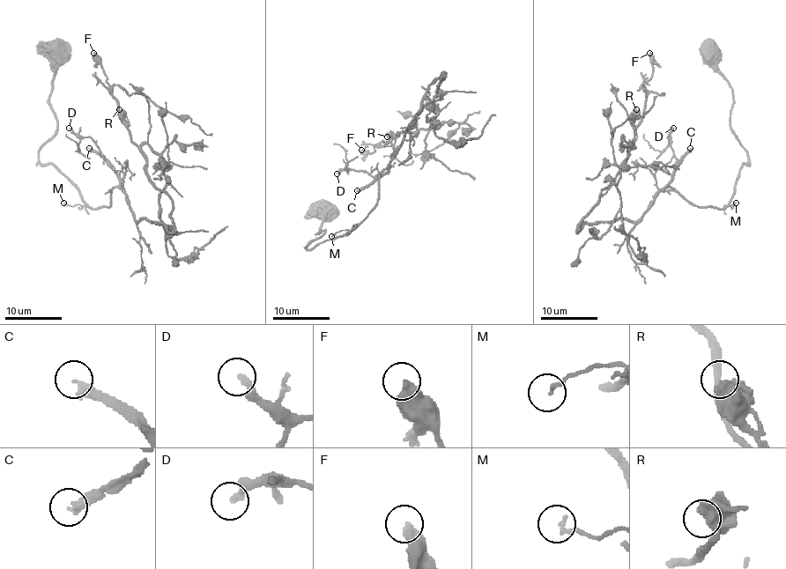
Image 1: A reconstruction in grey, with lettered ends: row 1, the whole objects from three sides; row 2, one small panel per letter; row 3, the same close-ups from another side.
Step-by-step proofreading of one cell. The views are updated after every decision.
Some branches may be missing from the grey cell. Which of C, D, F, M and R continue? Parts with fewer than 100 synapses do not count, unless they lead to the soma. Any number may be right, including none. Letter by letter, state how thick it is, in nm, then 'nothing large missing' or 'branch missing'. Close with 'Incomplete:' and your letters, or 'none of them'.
C: 340 nm | branch missing
D: 260 nm | nothing large missing
F: 480 nm | nothing large missing
M: 160 nm | nothing large missing
R: 750 nm | nothing large missing
Incomplete: C

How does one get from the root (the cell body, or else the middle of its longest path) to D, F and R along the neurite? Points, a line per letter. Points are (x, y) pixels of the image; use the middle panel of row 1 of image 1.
D: (325, 211), (317, 233), (324, 233), (307, 248), (358, 225), (376, 203), (387, 169), (337, 173)
F: (325, 211), (324, 233), (307, 248), (368, 215), (378, 175), (441, 78), (441, 97), (411, 128), (361, 150)
R: (325, 211), (324, 233), (307, 248), (368, 215), (378, 175), (441, 78), (441, 97), (387, 136)

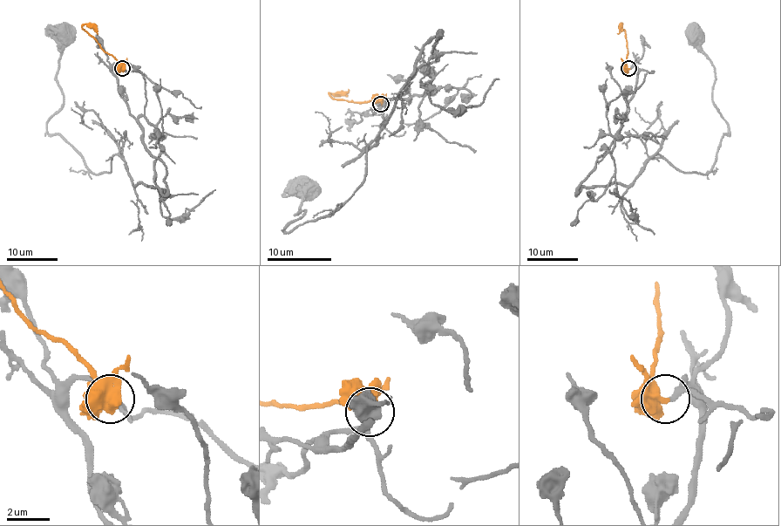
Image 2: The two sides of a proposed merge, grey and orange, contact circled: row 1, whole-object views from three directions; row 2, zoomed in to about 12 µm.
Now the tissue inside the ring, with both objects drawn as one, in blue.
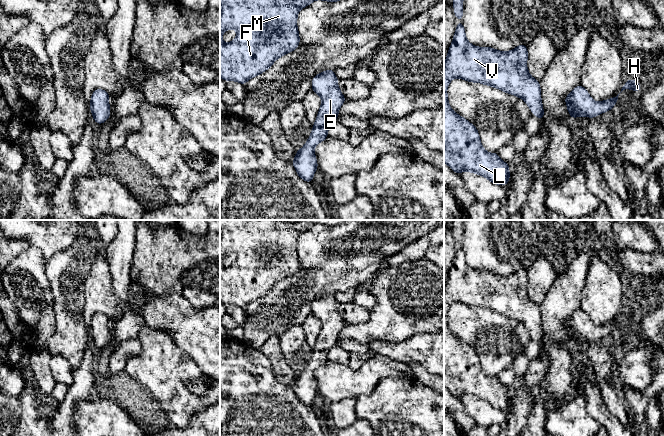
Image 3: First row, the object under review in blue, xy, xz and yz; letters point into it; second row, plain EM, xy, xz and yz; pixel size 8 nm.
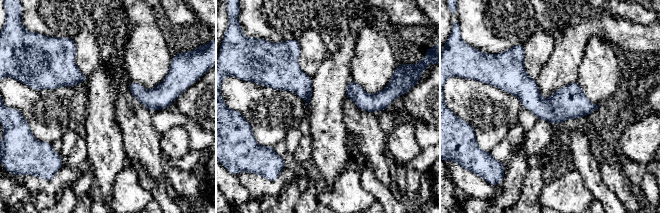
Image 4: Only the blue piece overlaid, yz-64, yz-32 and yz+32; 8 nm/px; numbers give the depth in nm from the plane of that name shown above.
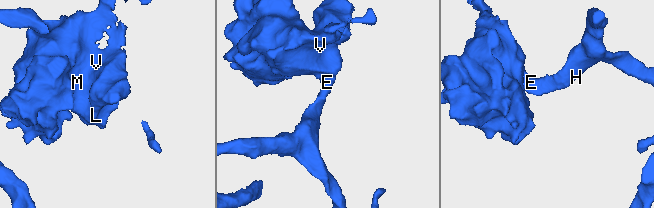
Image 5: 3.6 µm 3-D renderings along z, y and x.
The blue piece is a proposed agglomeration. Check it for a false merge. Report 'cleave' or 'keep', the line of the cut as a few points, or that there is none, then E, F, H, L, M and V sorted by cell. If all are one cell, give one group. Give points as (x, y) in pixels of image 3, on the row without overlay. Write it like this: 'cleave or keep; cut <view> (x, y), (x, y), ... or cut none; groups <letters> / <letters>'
keep; cut none; groups E F H L M V

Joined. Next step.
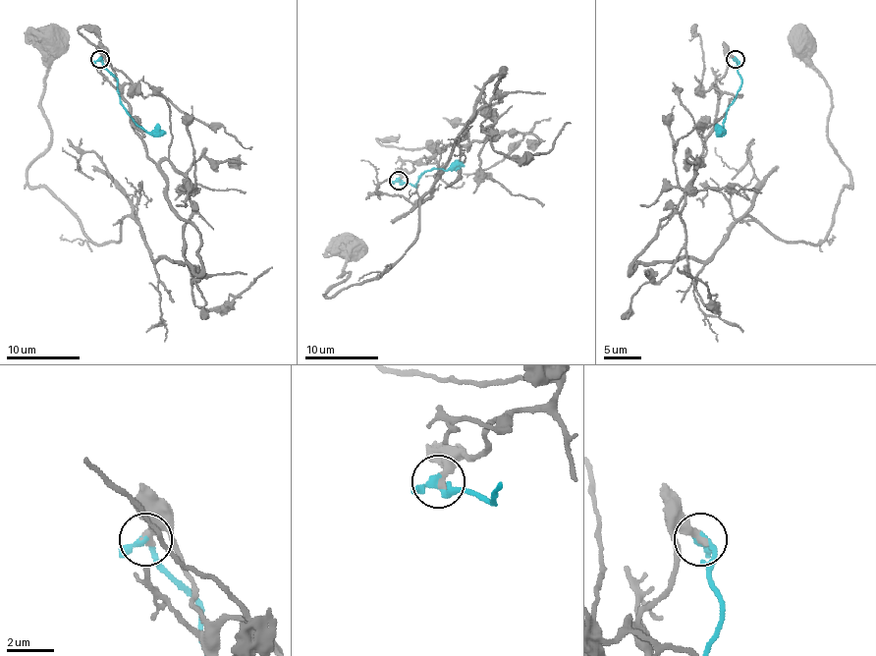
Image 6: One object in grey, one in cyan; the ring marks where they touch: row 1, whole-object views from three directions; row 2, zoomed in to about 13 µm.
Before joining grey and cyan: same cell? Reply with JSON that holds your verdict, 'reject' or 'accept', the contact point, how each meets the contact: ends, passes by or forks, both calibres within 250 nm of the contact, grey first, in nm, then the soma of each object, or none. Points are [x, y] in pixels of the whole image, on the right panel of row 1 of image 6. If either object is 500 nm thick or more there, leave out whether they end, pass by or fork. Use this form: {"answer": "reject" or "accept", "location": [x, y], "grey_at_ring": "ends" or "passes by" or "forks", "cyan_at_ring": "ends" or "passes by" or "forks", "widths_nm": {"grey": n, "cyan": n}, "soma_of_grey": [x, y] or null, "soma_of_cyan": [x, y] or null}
{"answer": "accept", "location": [735, 59], "grey_at_ring": "ends", "cyan_at_ring": "passes by", "widths_nm": {"grey": 400, "cyan": 260}, "soma_of_grey": [802, 42], "soma_of_cyan": null}

